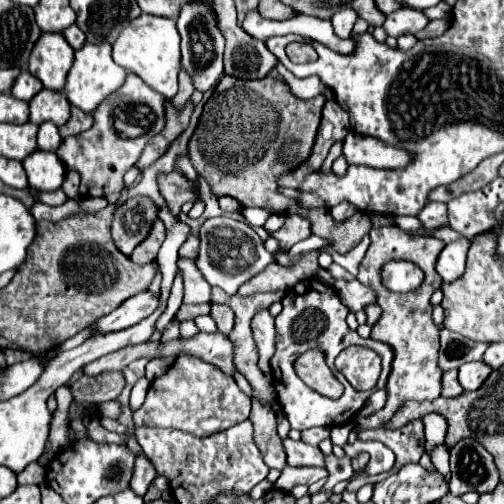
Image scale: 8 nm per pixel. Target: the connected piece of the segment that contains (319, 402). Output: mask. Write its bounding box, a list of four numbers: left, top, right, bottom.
[272,282,392,430]

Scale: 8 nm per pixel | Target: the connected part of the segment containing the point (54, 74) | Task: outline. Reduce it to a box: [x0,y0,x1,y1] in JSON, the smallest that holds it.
[28,32,74,90]

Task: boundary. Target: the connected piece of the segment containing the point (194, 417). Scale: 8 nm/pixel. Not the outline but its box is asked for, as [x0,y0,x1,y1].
[134,354,250,438]

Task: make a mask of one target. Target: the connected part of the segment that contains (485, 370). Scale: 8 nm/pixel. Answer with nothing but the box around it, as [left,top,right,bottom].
[460,362,492,390]

